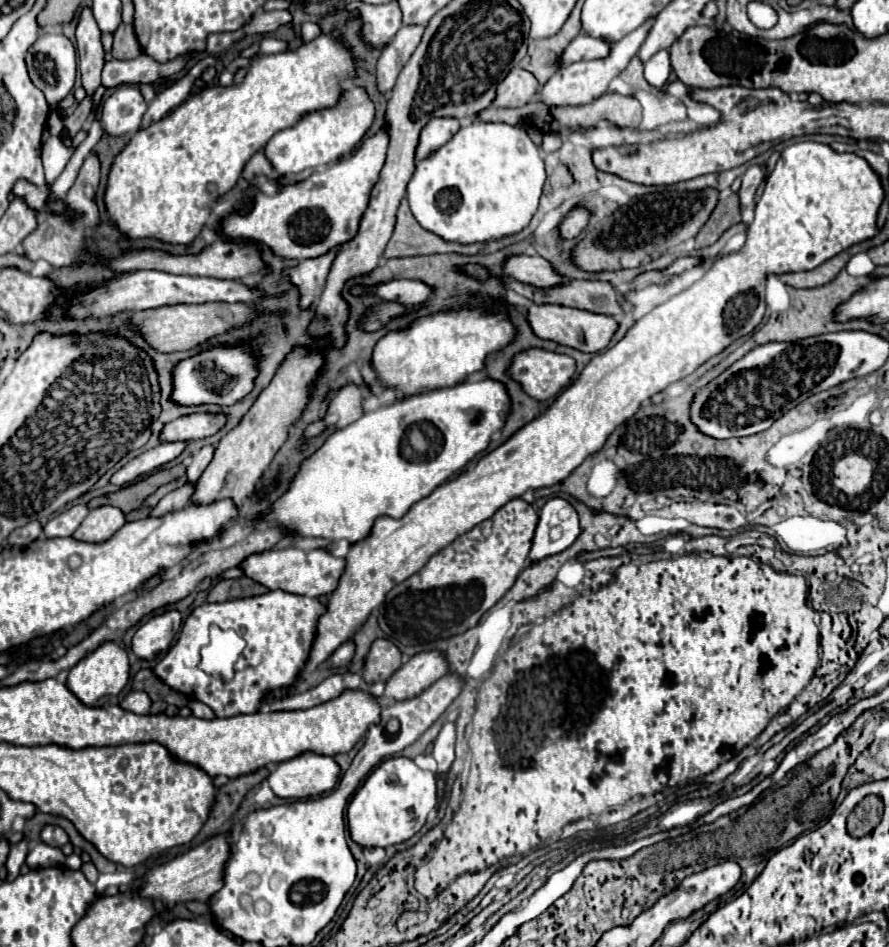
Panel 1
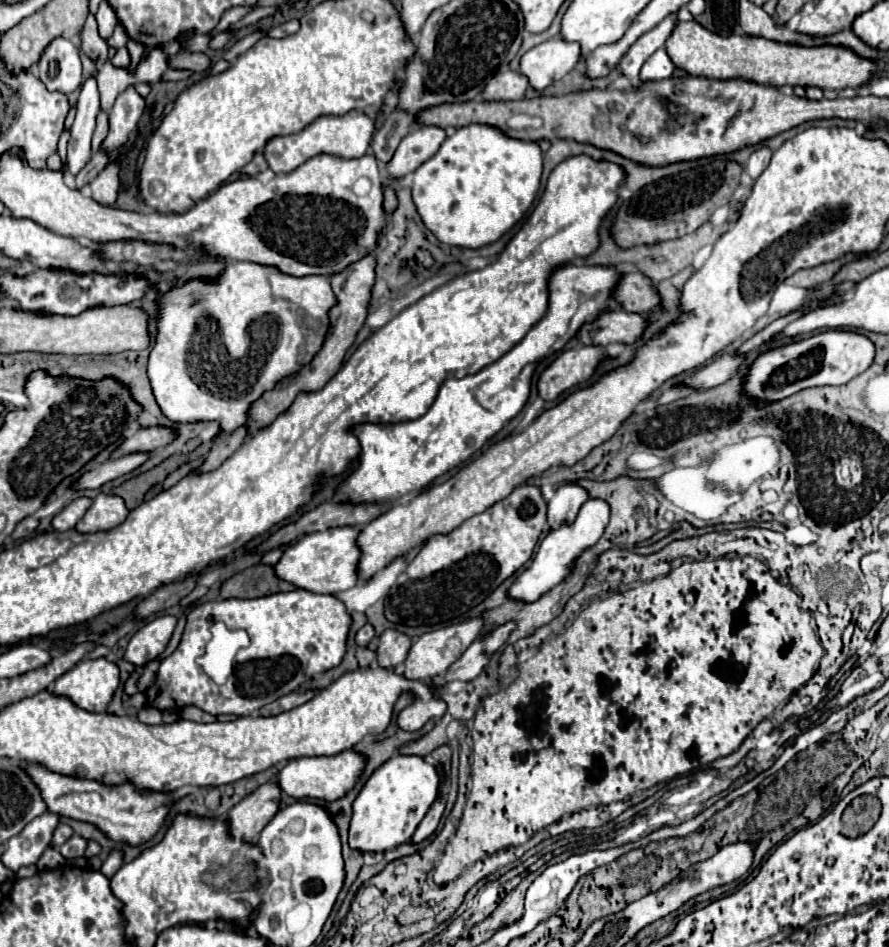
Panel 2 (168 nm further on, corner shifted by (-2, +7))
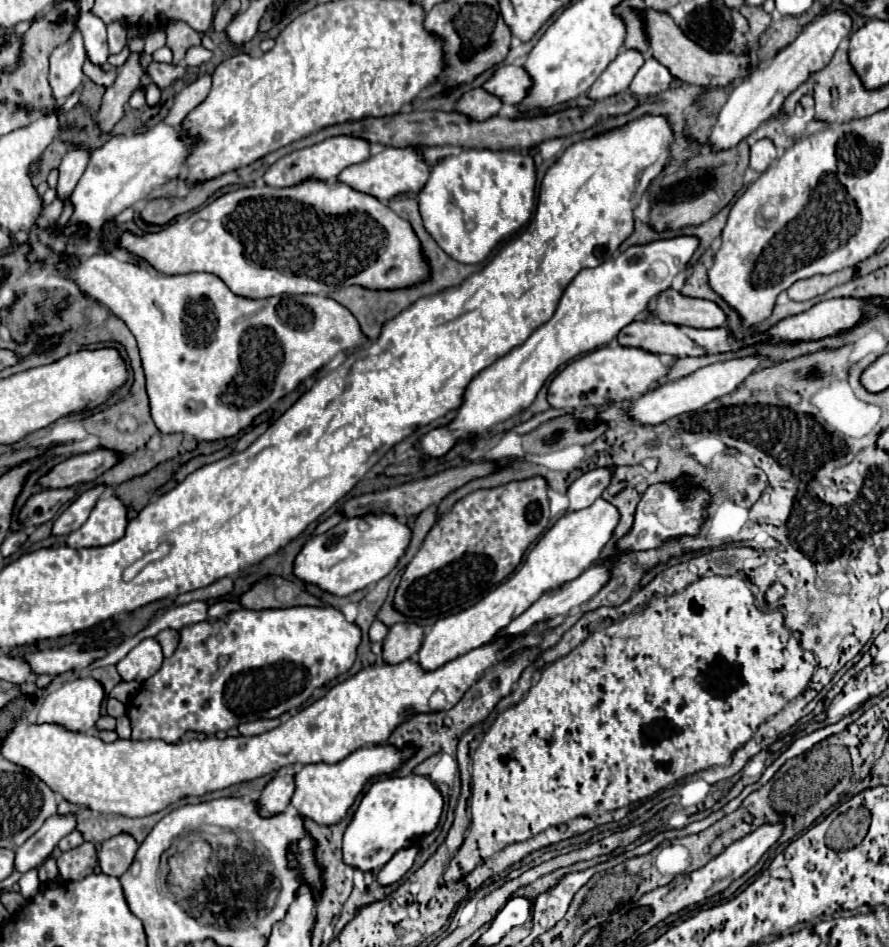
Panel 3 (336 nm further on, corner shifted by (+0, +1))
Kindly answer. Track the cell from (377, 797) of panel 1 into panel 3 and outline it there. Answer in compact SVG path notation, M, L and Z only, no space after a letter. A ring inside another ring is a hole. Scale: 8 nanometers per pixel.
M391 776L377 780L363 794L343 836L345 864L371 872L391 860L391 856L415 844L421 836L437 828L443 812L443 796L427 776Z

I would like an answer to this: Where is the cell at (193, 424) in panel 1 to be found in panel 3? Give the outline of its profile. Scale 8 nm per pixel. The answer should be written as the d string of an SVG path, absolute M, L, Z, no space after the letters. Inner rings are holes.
M97 448L87 454L73 456L61 464L57 464L47 476L43 476L39 482L49 488L67 488L75 484L93 482L103 472L113 468L121 462L121 454L109 448Z

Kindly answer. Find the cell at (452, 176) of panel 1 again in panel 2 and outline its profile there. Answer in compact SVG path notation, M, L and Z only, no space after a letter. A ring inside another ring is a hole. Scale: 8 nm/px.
M471 124L455 130L435 156L413 172L413 202L423 224L439 242L483 248L511 230L533 206L541 186L541 170L537 142L519 142L493 126Z

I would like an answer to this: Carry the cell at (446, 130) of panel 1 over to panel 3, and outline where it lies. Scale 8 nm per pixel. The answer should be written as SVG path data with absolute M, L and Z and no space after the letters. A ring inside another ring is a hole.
M387 146L383 152L379 152L377 156L371 156L369 160L349 166L345 168L337 178L343 184L349 184L351 188L357 188L361 192L367 192L379 200L389 200L397 194L403 192L419 192L425 184L425 180L429 178L429 166L427 162L421 158L421 152L425 148L417 148L417 146L405 146L405 148L393 148Z

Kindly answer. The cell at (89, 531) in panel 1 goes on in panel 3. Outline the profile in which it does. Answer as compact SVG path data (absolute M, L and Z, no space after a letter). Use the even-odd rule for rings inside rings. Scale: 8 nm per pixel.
M107 494L97 500L87 522L67 536L73 548L105 546L123 538L127 526L127 510L119 498Z

